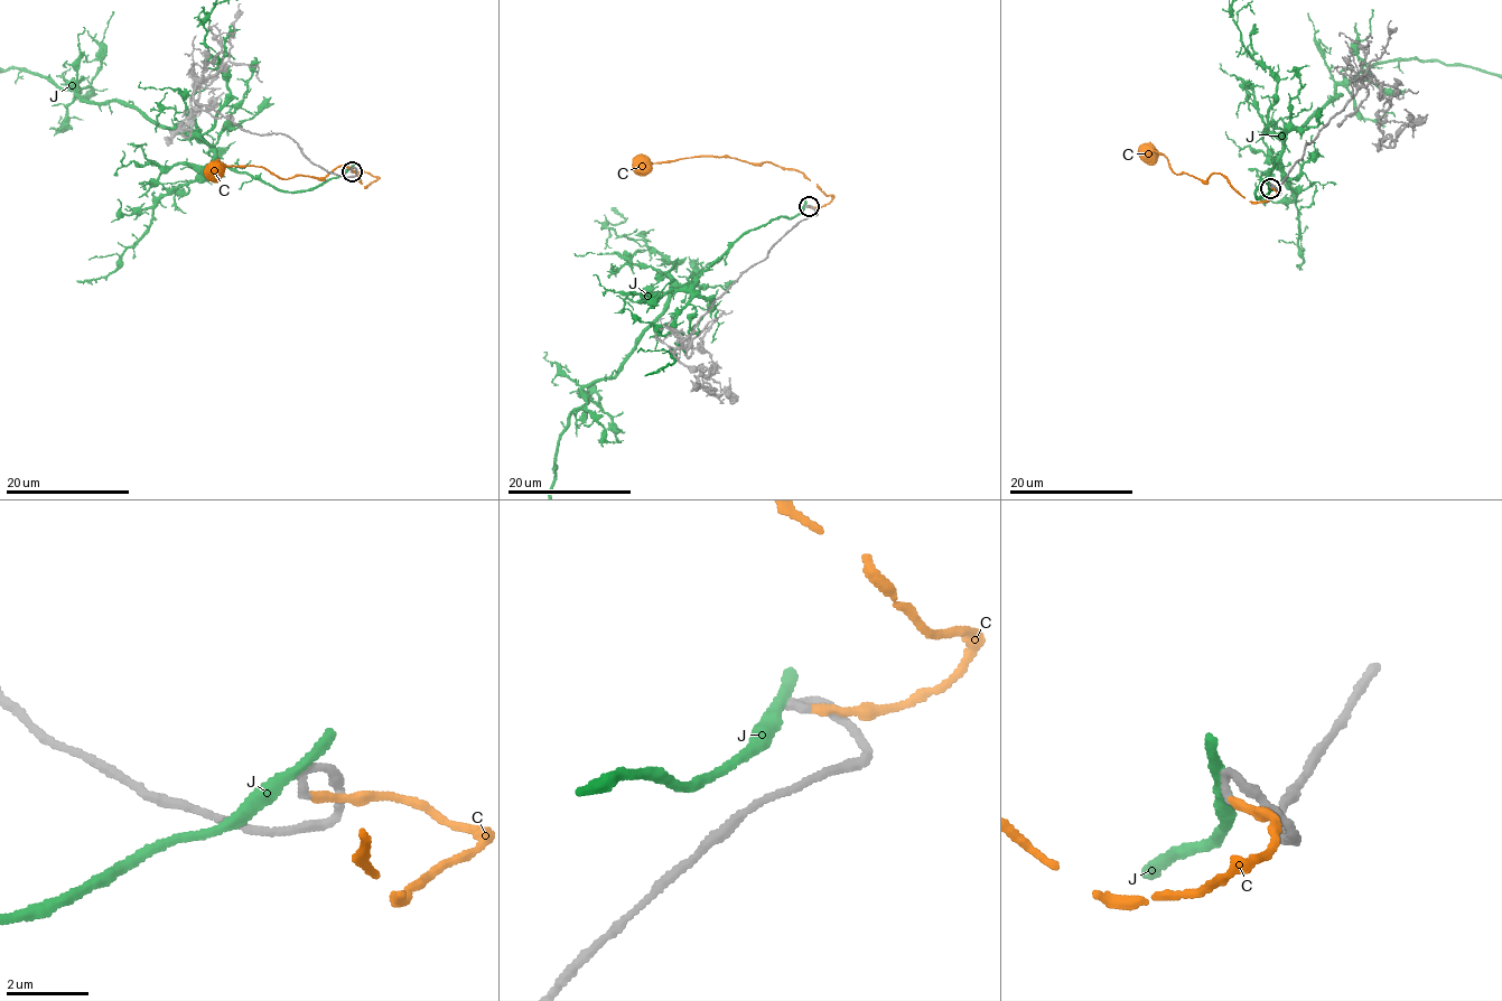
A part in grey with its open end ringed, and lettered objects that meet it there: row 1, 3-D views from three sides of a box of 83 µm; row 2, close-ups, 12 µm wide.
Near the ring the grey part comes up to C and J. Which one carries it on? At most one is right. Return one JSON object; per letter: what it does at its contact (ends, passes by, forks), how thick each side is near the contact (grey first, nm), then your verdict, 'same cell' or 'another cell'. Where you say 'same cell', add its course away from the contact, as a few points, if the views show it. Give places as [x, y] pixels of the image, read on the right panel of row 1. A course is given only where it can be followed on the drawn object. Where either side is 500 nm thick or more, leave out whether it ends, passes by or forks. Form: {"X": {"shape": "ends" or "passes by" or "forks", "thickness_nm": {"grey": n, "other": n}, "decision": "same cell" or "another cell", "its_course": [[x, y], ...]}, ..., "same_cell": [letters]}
{"C": {"shape": "ends", "thickness_nm": {"grey": 240, "other": 190}, "decision": "same cell", "its_course": [[1271, 187], [1277, 189], [1271, 197], [1250, 202], [1225, 178], [1174, 174], [1165, 155], [1145, 151]]}, "J": {"shape": "passes by", "thickness_nm": {"grey": 240, "other": 280}, "decision": "another cell"}, "same_cell": ["C"]}

